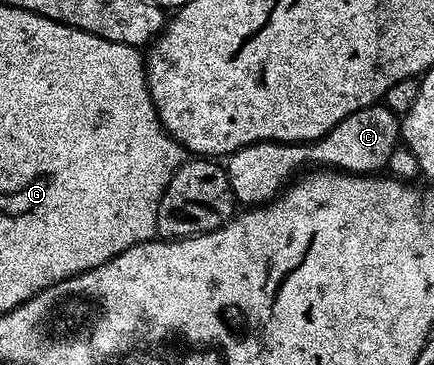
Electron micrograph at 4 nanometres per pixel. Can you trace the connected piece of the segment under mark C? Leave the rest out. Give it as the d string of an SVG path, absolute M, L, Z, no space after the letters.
M378 103L355 111L355 115L340 121L319 141L312 143L261 141L258 145L243 147L228 154L227 172L234 198L240 204L242 201L242 206L256 207L272 201L294 174L306 168L305 161L310 161L313 164L310 166L313 167L328 167L334 171L373 175L384 170L381 168L388 163L396 145L399 145L398 114L396 117L385 103Z

